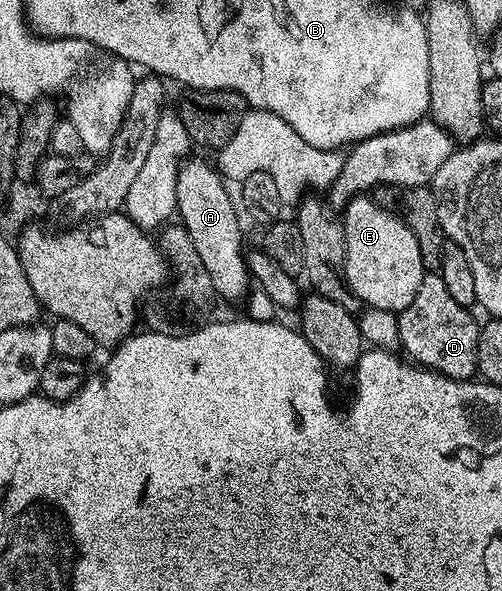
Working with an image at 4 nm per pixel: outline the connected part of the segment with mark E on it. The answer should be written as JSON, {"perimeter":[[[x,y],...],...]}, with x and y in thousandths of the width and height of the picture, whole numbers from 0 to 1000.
{"perimeter":[[[731,328],[705,332],[679,359],[679,384],[683,387],[683,467],[699,486],[701,497],[717,516],[749,521],[751,525],[775,525],[789,531],[807,525],[823,504],[831,504],[831,491],[839,491],[839,477],[847,465],[843,438],[839,437],[839,416],[831,416],[831,403],[823,389],[805,377],[797,367],[773,352],[763,352],[745,335]]]}

